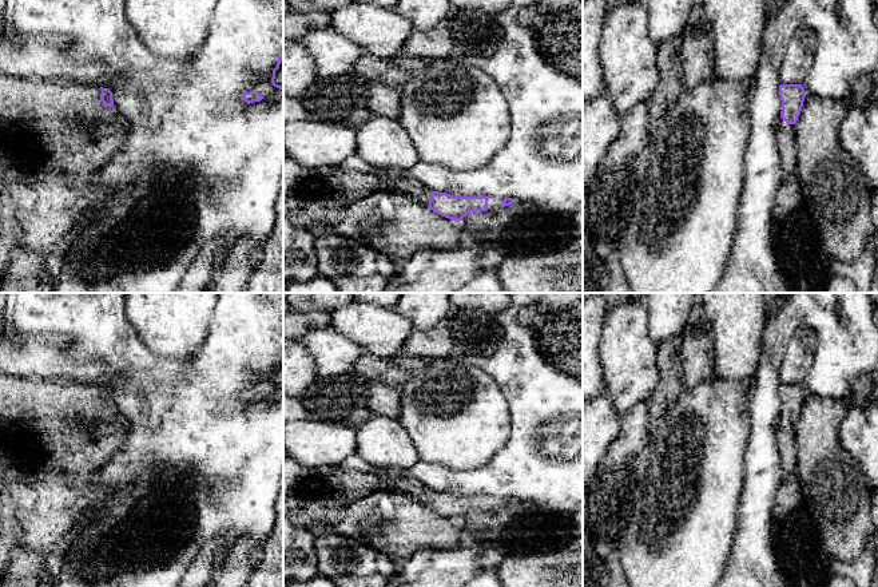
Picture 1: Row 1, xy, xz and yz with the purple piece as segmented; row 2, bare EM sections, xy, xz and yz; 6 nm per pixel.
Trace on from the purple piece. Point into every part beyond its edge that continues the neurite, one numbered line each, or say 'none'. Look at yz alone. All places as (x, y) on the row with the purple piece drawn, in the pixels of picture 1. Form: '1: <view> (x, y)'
1: yz (785, 133)

